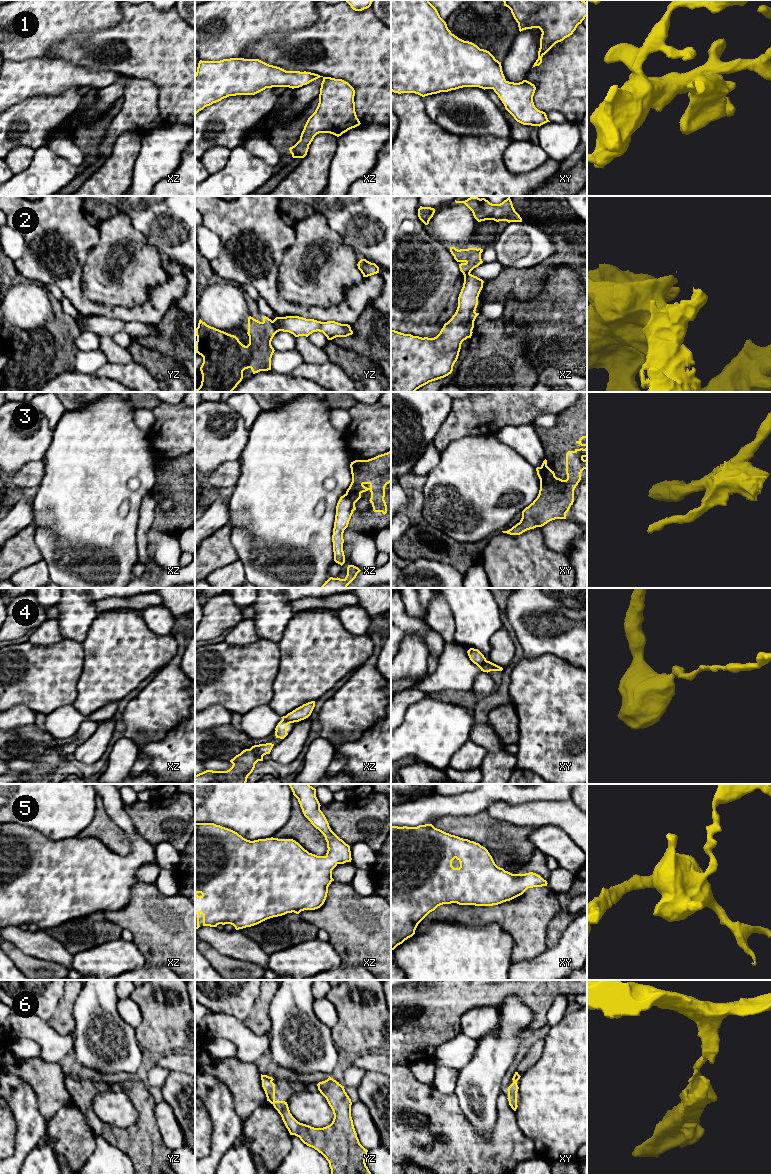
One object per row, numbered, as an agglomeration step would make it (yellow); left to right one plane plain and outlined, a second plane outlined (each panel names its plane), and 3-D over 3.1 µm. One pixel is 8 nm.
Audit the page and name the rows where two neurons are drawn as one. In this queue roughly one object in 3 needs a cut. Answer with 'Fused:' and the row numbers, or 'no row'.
Fused: 2, 3, 4

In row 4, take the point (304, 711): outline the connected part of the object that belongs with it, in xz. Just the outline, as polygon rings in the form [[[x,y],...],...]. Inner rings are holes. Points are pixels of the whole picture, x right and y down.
[[[315,701],[308,702],[302,706],[296,708],[292,712],[288,713],[286,716],[281,717],[291,723],[299,722],[308,718],[315,707]]]

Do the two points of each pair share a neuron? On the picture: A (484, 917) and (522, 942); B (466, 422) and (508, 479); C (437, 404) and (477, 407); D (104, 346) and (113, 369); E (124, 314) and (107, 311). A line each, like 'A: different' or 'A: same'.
A: same
B: different
C: different
D: different
E: same

